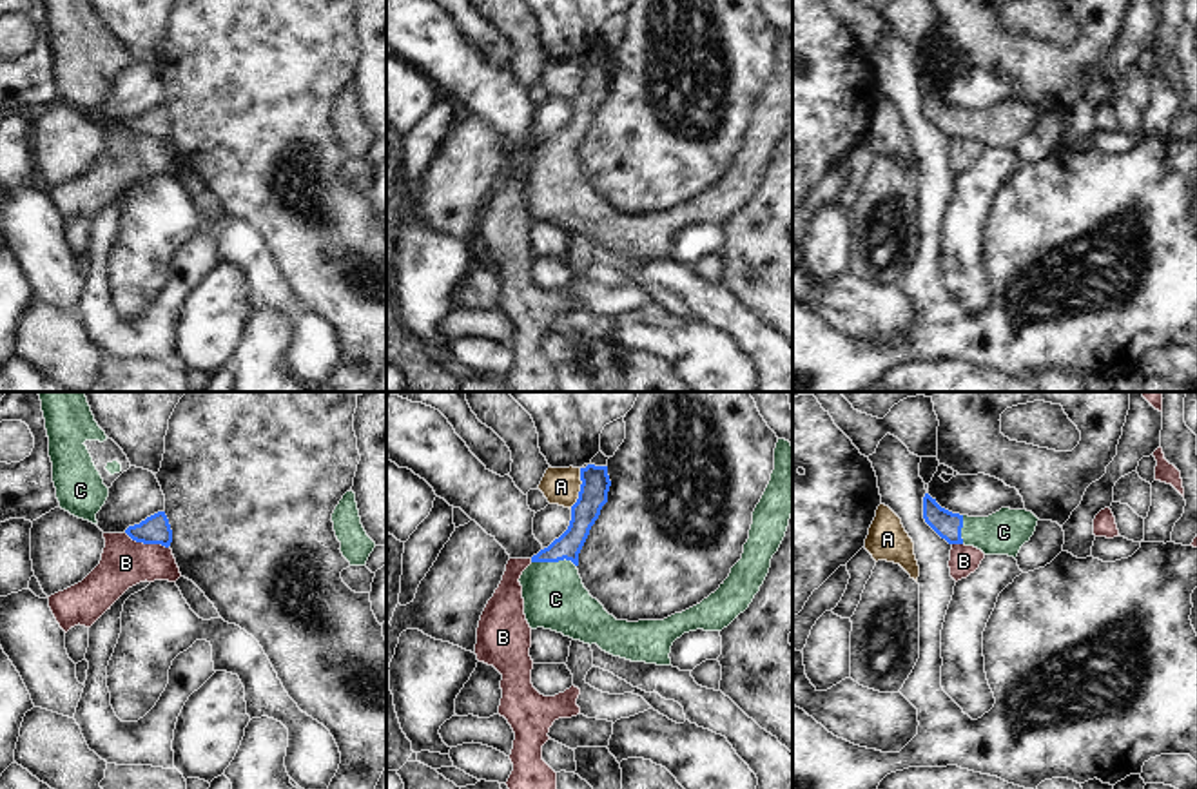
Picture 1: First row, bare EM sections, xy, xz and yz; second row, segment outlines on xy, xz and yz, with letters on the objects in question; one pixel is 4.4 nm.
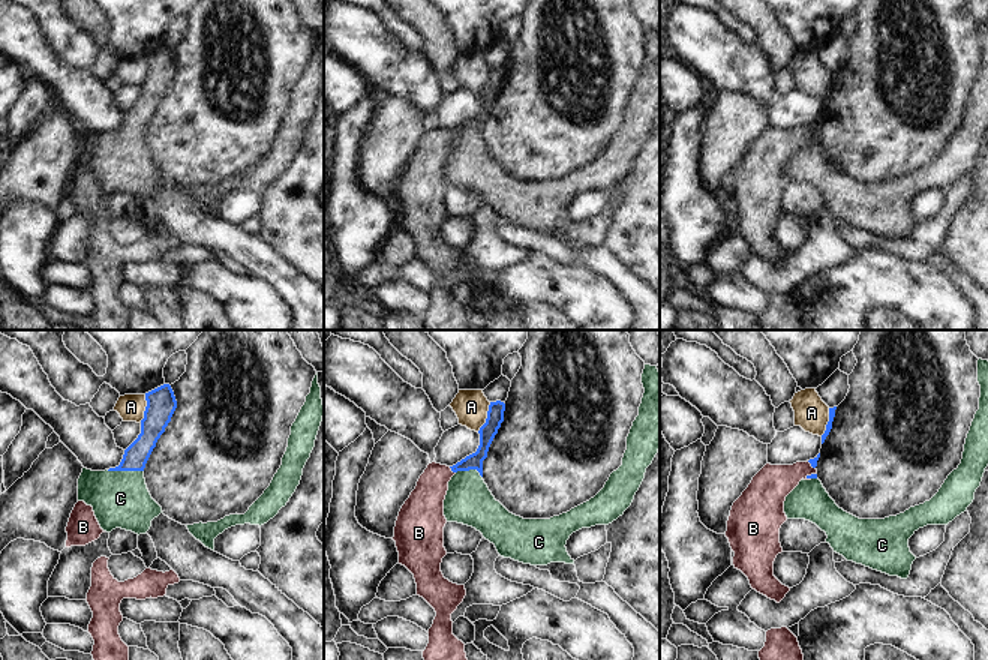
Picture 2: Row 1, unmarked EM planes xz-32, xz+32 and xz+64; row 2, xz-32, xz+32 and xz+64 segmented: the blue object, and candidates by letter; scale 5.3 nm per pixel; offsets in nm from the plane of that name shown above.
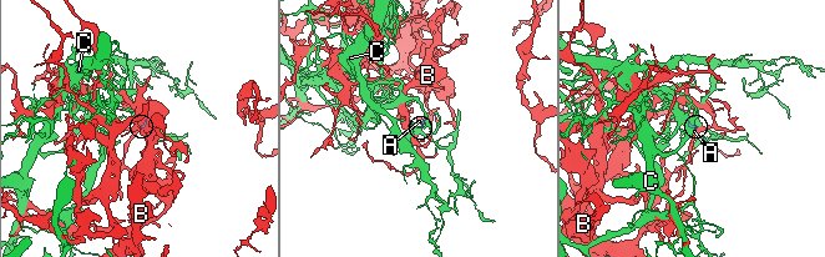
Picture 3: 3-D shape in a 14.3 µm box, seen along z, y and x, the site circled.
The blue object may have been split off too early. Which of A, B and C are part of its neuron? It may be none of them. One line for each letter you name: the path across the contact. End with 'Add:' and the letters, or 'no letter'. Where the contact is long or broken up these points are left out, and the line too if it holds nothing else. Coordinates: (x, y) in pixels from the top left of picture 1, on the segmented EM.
C: across xz (584, 514), (577, 534), (554, 561), (555, 599)
Add: C

